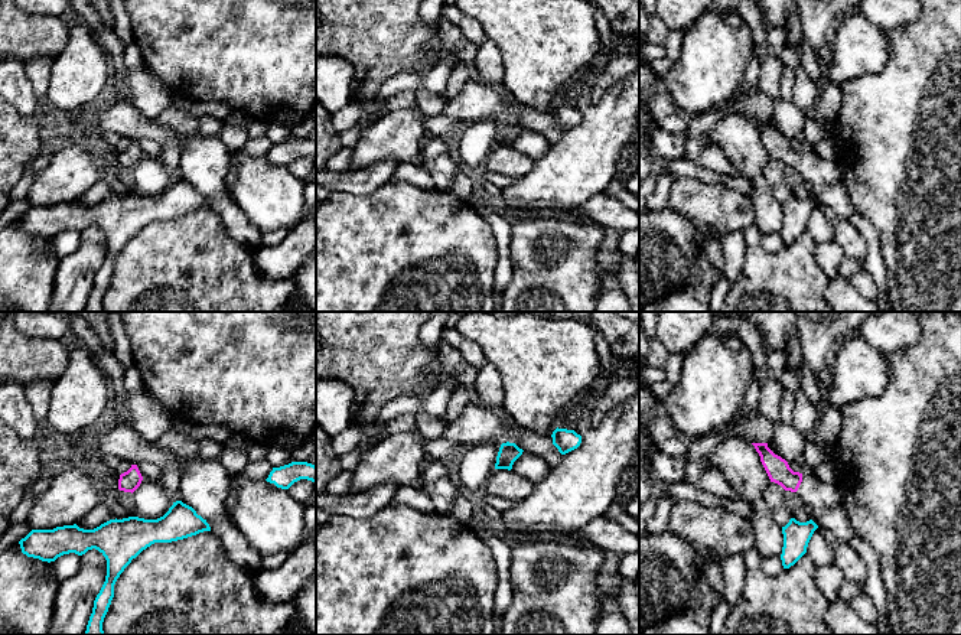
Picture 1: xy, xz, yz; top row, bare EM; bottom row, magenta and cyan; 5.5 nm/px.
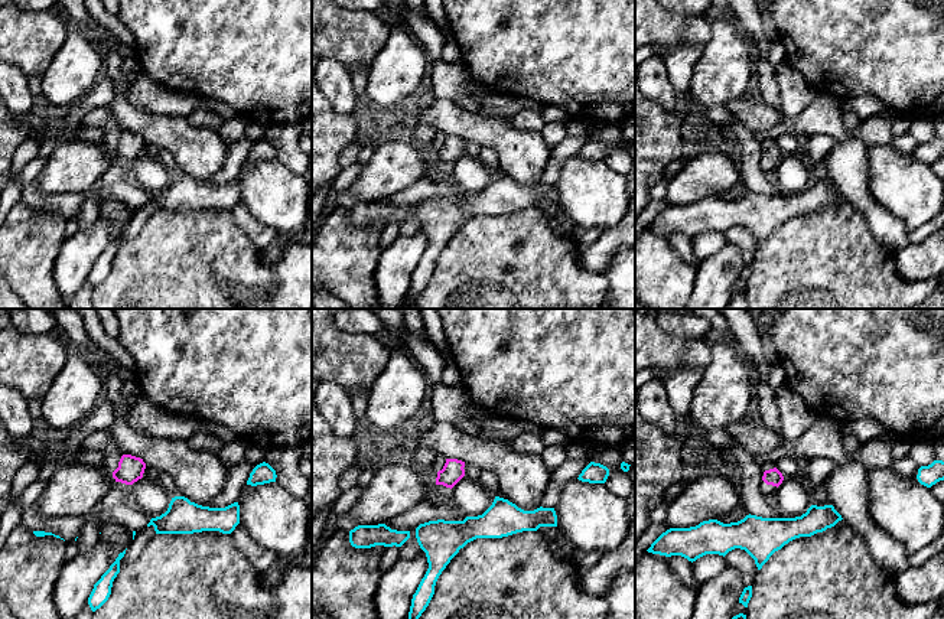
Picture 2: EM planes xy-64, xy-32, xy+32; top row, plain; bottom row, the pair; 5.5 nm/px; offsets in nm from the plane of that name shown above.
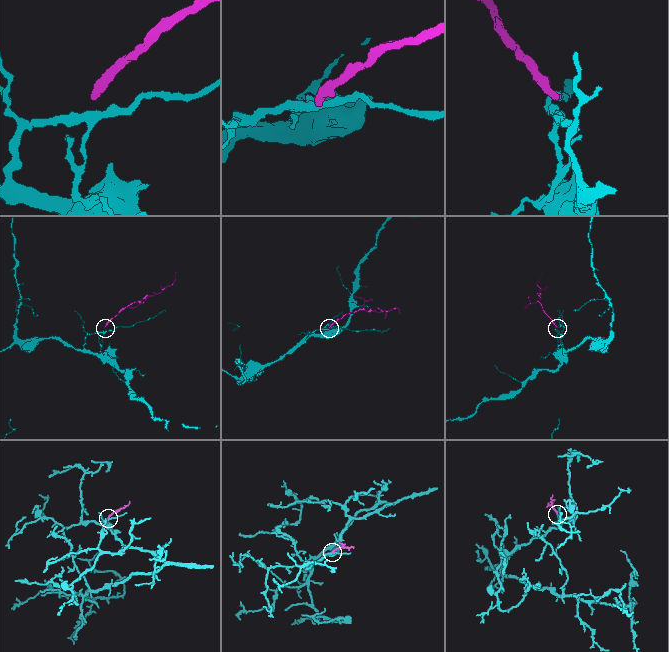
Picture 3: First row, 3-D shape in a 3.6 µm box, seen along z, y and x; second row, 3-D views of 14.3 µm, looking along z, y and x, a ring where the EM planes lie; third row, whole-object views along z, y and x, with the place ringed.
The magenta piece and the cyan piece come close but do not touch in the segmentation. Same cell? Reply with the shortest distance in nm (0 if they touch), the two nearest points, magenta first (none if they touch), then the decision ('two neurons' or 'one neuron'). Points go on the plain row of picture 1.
140 nm apart; from magenta across xy (132, 169), (132, 194); two neurons

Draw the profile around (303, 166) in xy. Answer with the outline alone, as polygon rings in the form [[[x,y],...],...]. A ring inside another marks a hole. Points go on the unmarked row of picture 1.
[[[300,156],[294,159],[287,167],[293,176],[307,182],[312,179],[312,173],[316,169],[316,165],[315,159]]]

